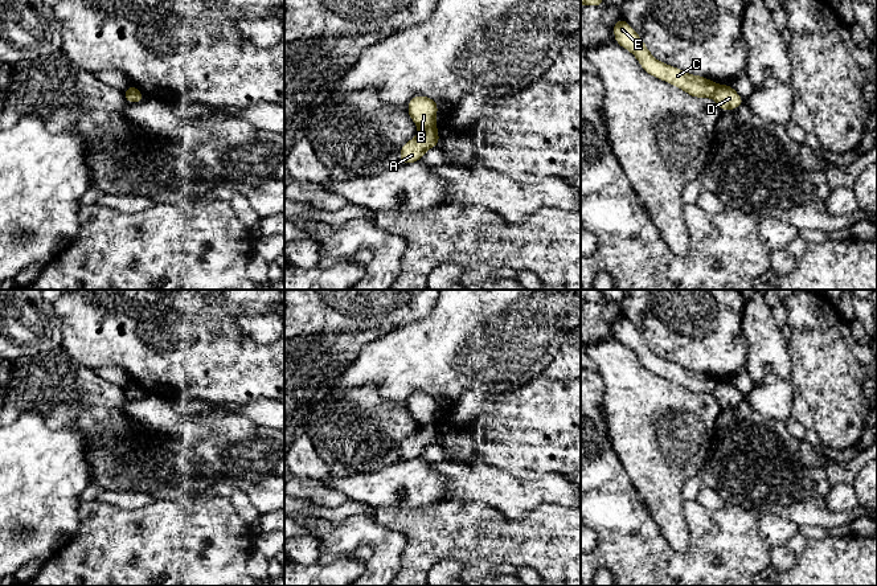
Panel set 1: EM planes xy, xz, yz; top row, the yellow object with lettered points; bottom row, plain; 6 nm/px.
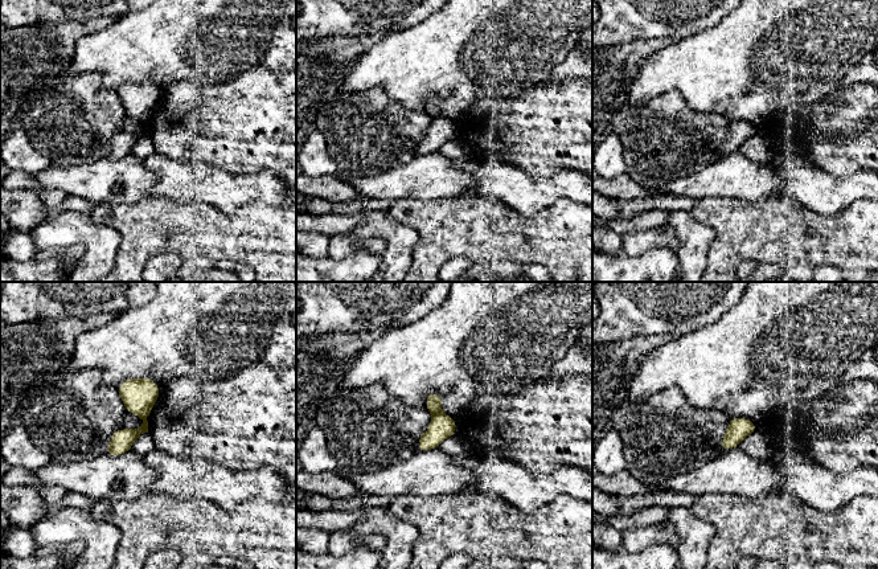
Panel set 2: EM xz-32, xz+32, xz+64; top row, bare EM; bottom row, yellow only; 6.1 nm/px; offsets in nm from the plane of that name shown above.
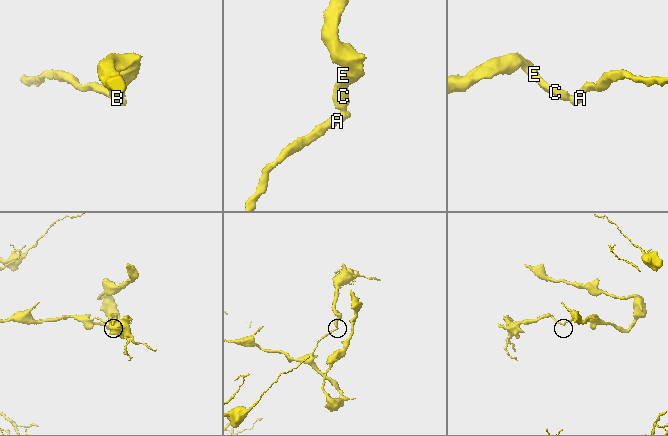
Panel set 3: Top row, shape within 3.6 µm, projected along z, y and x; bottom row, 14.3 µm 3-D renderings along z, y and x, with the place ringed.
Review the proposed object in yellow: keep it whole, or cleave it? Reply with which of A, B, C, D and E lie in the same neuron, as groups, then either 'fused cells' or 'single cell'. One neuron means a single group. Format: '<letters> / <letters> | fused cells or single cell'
A D / B C E | fused cells

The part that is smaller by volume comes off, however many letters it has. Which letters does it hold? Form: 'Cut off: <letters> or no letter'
Cut off: B, C, E

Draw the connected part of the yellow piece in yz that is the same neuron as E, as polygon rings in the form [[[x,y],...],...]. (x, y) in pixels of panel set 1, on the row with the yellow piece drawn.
[[[620,17],[611,30],[615,33],[614,41],[632,53],[639,65],[649,75],[665,81],[693,98],[713,98],[717,90],[717,83],[701,77],[688,74],[675,66],[657,61],[647,49],[642,37]]]

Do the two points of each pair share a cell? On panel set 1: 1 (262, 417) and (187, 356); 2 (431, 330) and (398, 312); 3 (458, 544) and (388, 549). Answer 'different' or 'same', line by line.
1: different
2: different
3: different

